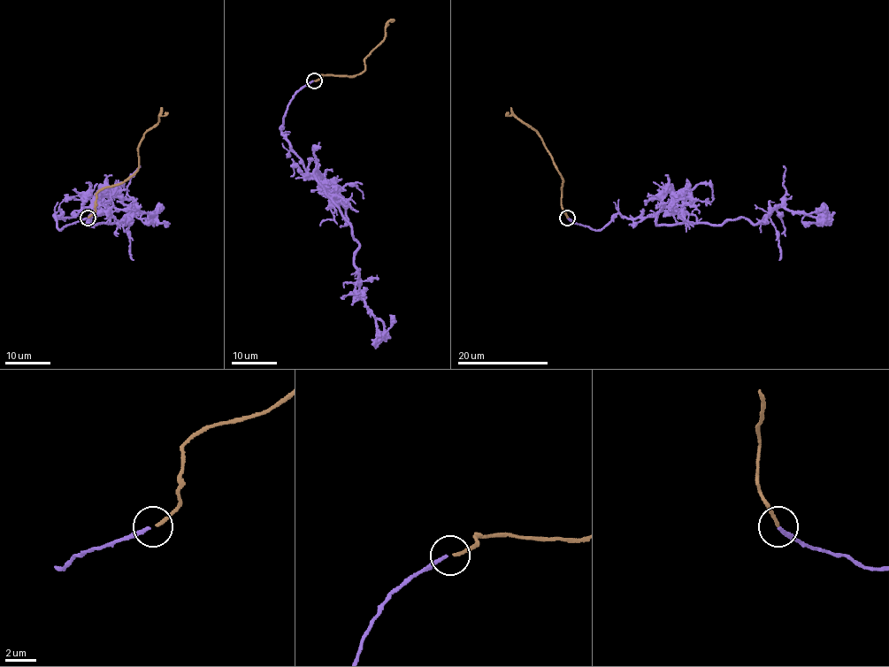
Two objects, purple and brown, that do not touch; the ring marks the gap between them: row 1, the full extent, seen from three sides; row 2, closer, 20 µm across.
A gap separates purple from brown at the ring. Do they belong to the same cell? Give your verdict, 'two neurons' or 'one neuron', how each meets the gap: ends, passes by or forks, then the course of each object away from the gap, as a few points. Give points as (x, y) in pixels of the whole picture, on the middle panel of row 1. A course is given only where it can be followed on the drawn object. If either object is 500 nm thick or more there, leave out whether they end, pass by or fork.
one neuron | purple ends | brown ends | purple via (313, 80), (287, 108), (281, 133), (305, 172), (334, 193), (358, 244), (360, 297), (381, 333), (390, 314) | brown via (314, 80), (322, 75), (350, 76), (363, 72), (365, 59), (384, 39), (387, 24), (394, 19)

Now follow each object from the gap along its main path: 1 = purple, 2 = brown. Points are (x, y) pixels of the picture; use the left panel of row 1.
1: (87, 218), (60, 230), (55, 213), (65, 218), (103, 209), (107, 223), (125, 225), (134, 207), (164, 221)
2: (88, 217), (95, 210), (95, 195), (124, 182), (136, 170), (143, 134), (168, 112)

